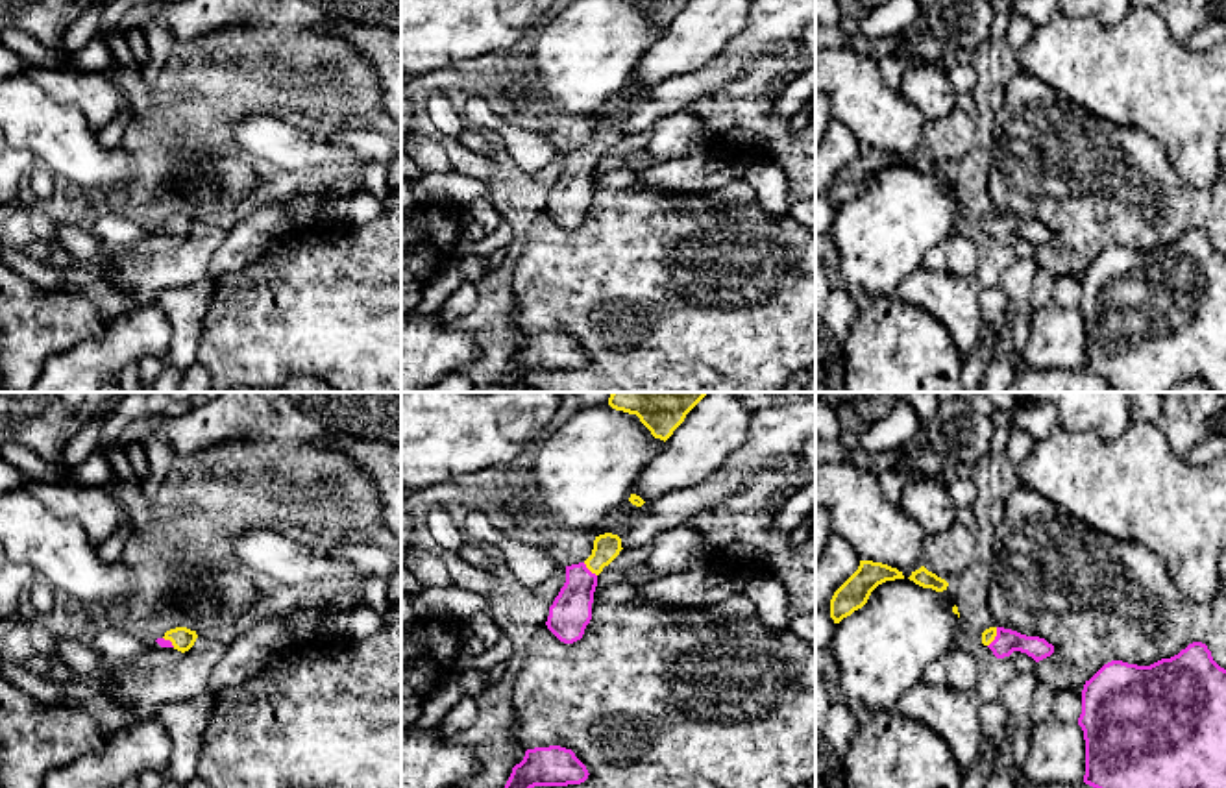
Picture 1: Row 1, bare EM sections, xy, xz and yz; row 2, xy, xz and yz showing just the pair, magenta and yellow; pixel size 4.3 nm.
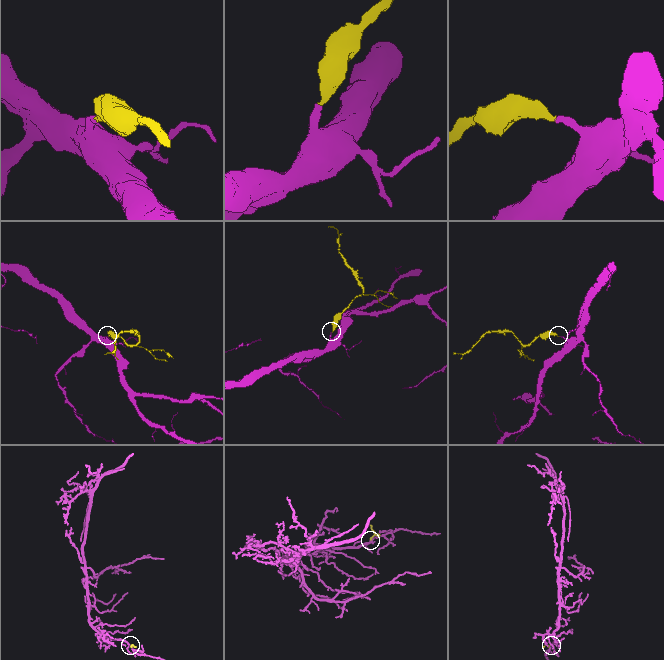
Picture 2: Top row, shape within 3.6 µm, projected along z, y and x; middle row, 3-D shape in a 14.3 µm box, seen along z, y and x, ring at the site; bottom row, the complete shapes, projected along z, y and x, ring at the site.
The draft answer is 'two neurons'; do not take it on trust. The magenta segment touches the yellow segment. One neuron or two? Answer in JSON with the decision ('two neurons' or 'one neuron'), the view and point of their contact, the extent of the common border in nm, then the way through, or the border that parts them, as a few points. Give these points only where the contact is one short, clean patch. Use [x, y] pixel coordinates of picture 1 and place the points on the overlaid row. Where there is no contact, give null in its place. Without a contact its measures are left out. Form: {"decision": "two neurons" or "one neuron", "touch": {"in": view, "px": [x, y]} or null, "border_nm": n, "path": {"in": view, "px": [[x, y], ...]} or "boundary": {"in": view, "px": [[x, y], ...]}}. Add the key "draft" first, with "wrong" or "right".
{"draft": "wrong", "decision": "one neuron", "touch": {"in": "yz", "px": [995, 637]}, "border_nm": 100, "path": {"in": "yz", "px": [[1006, 640], [995, 637], [988, 635]]}}

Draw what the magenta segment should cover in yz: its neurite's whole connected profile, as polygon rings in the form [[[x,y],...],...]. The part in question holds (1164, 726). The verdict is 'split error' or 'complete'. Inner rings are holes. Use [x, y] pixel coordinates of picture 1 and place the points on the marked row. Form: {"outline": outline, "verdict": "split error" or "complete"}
{"outline": [[[1202,642],[1150,666],[1111,660],[1082,690],[1084,782],[1093,788],[1226,788],[1226,670]]], "verdict": "complete"}

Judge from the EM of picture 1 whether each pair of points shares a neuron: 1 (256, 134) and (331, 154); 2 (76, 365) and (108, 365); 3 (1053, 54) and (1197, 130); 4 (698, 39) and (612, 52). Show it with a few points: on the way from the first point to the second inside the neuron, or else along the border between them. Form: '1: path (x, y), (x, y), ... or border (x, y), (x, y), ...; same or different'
1: path (274, 143), (313, 150); same
2: path (84, 365), (100, 365); same
3: path (1088, 63), (1115, 73), (1134, 73), (1162, 95); same
4: border (666, 28), (640, 56), (629, 78); different

